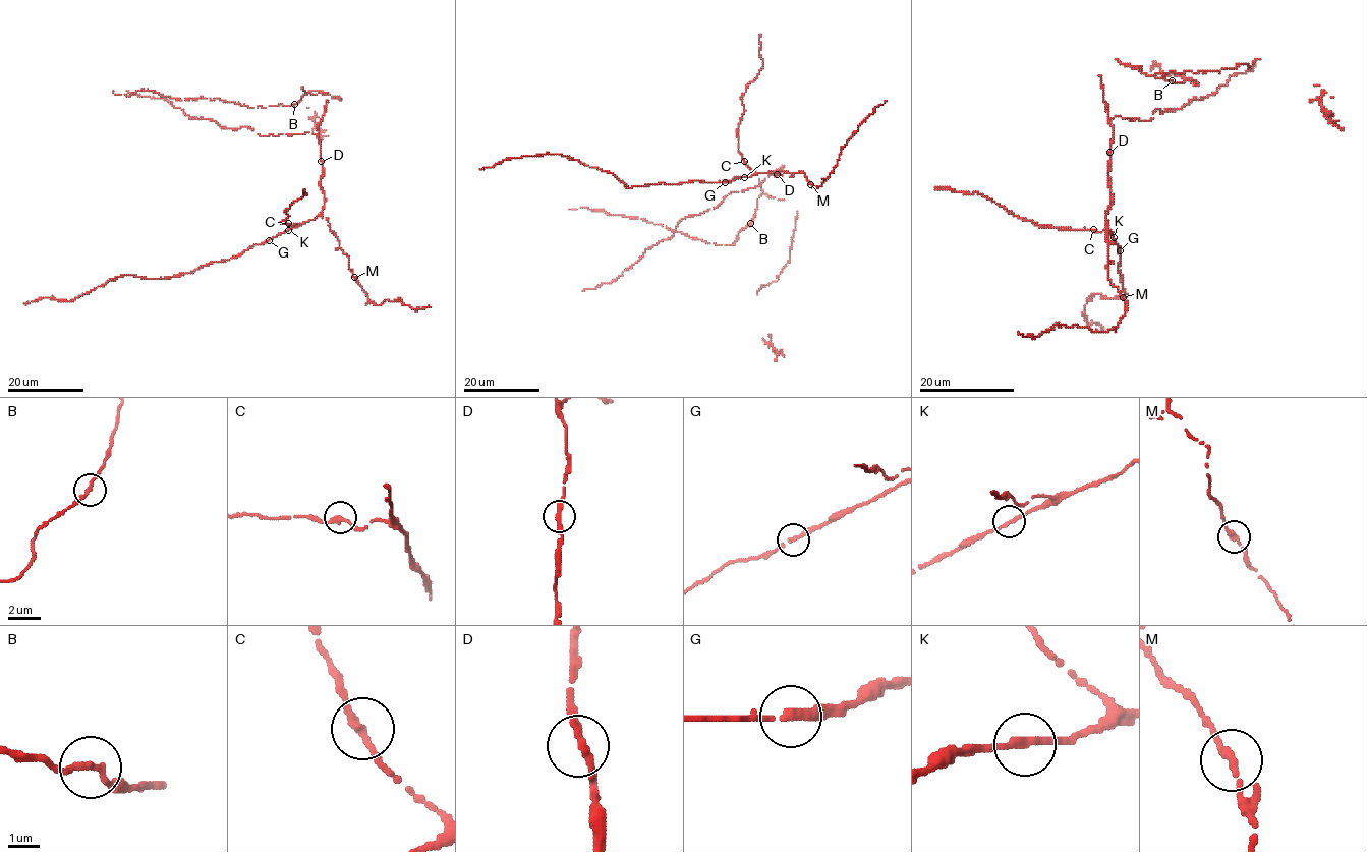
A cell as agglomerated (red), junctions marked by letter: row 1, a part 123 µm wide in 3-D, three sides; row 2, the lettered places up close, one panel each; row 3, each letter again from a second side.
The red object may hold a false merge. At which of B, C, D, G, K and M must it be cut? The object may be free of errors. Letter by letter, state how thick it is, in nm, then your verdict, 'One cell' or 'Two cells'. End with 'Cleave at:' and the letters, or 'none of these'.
B: Thickness 240 nm. One cell
C: Thickness 260 nm. One cell
D: Thickness 280 nm. One cell
G: Thickness 280 nm. One cell
K: Thickness 280 nm. One cell
M: Thickness 260 nm. One cell
Cleave at: none of these

